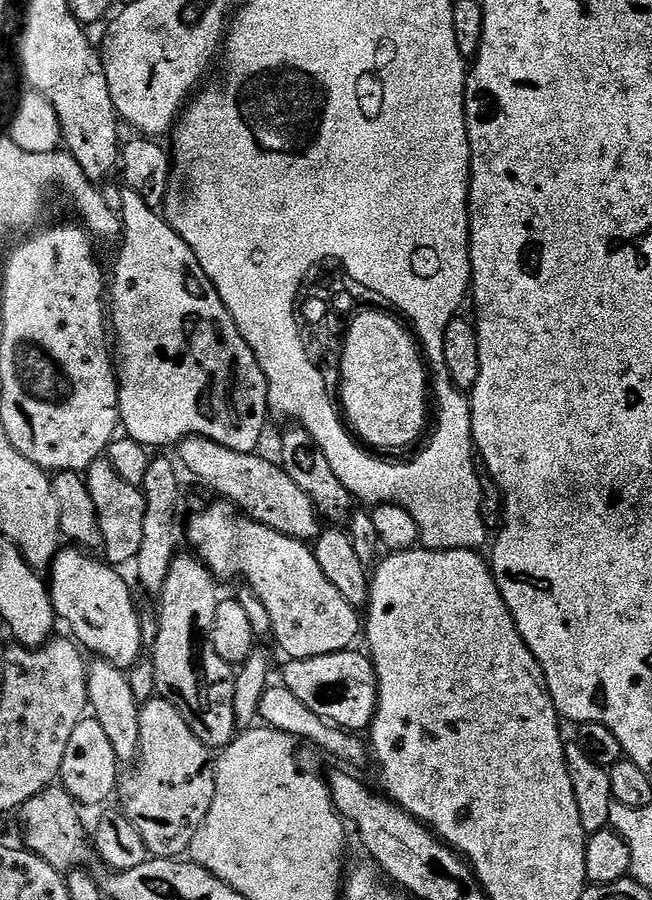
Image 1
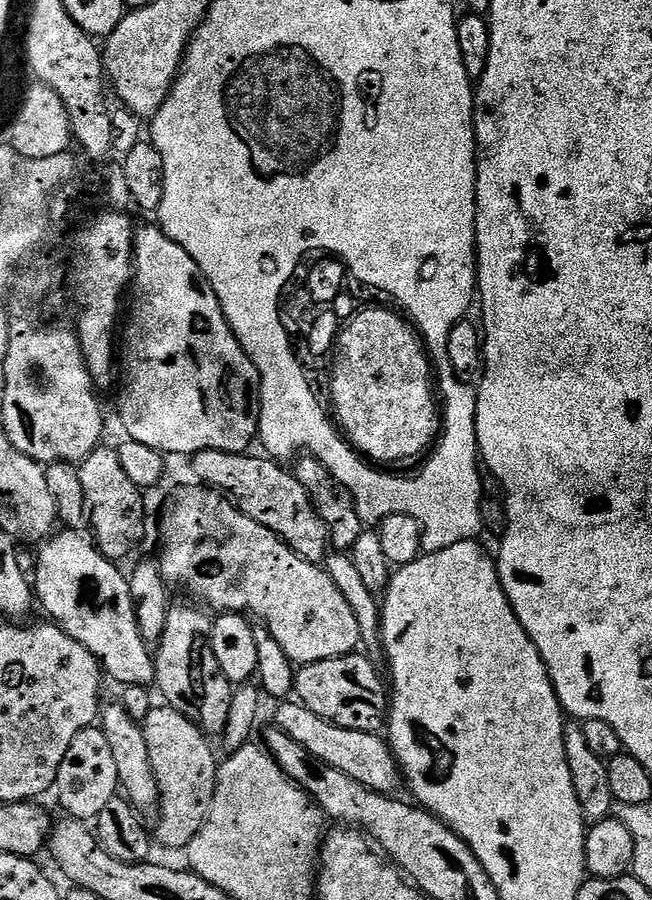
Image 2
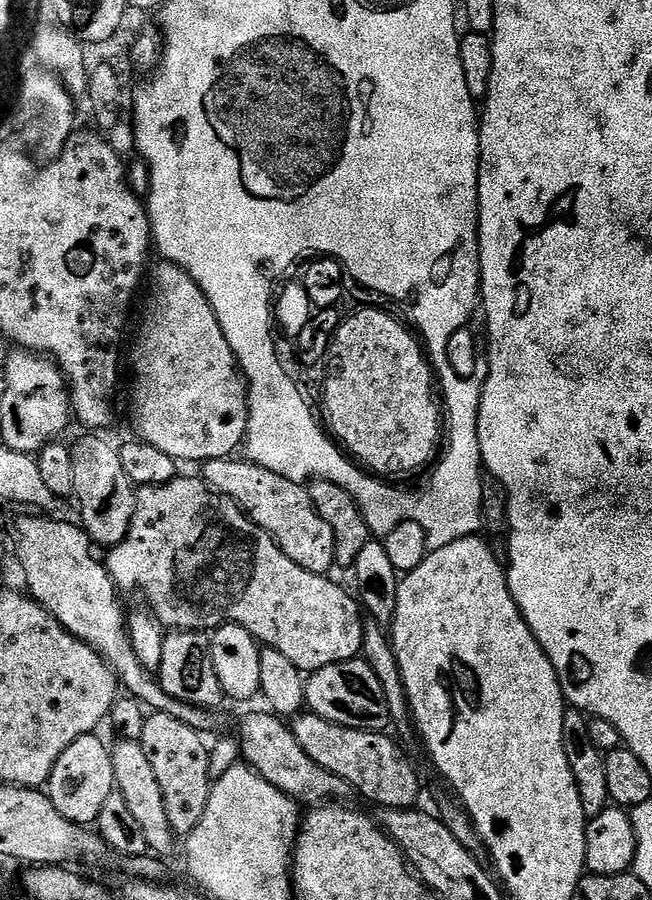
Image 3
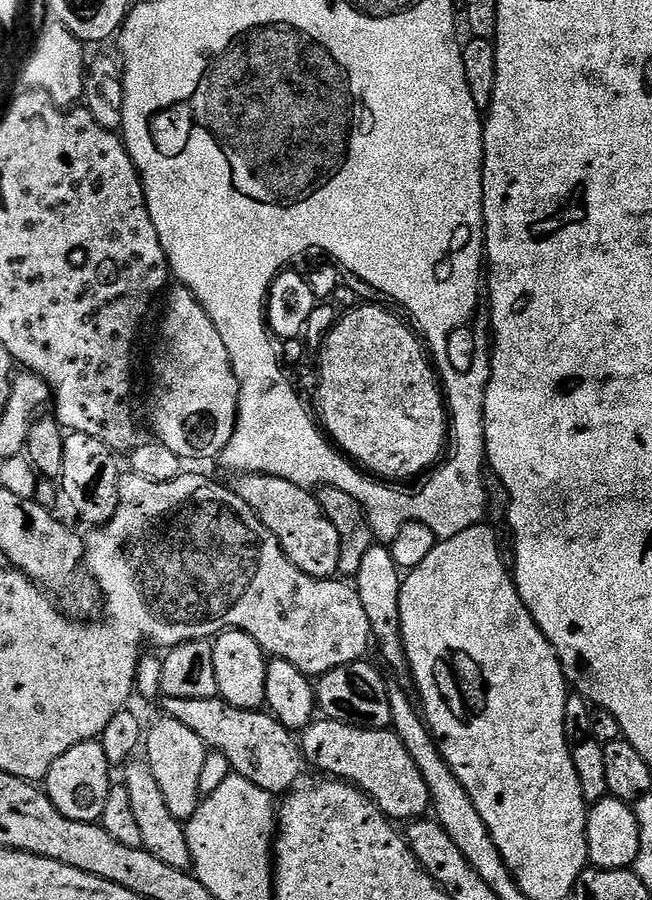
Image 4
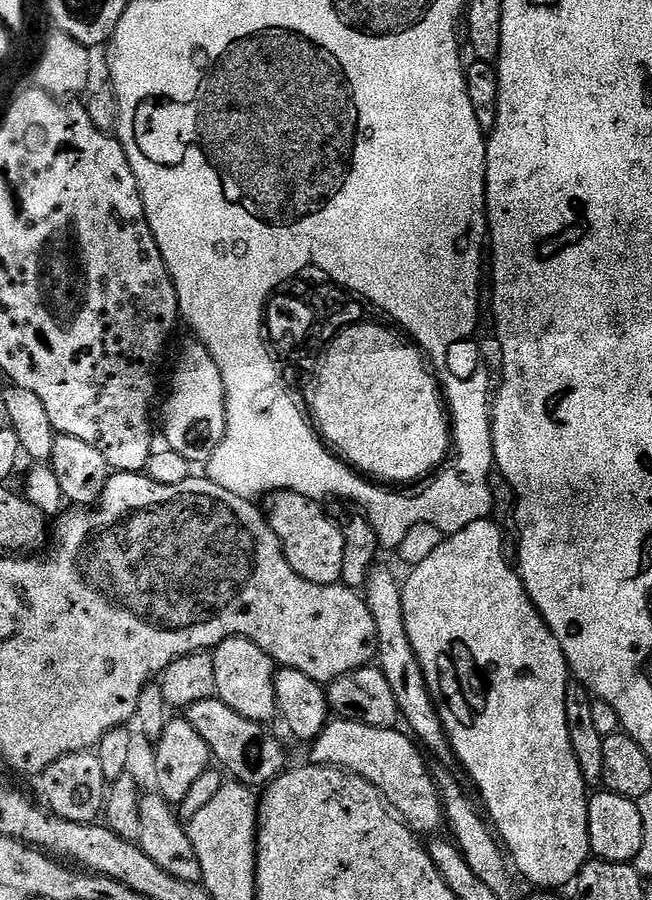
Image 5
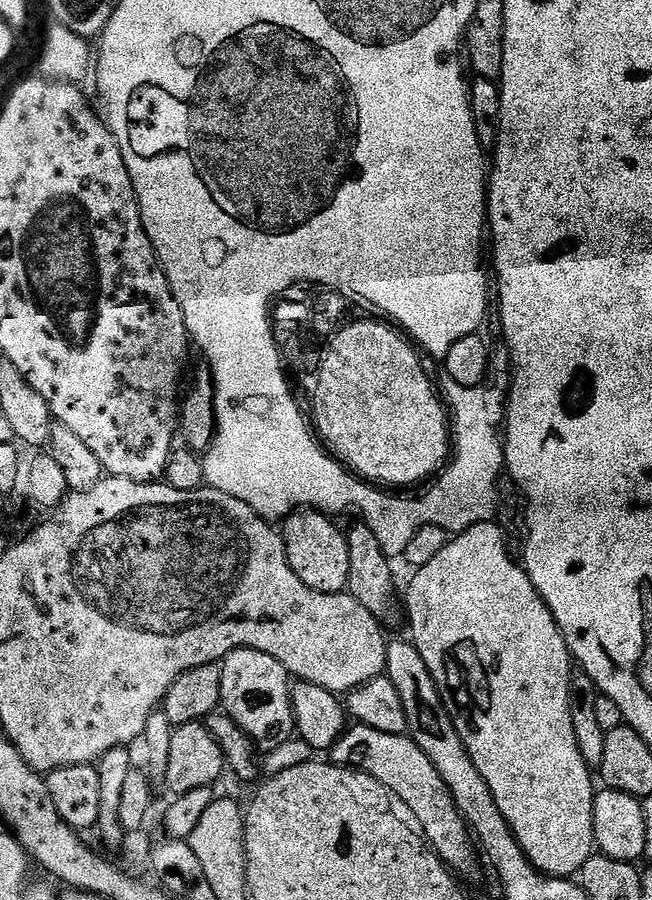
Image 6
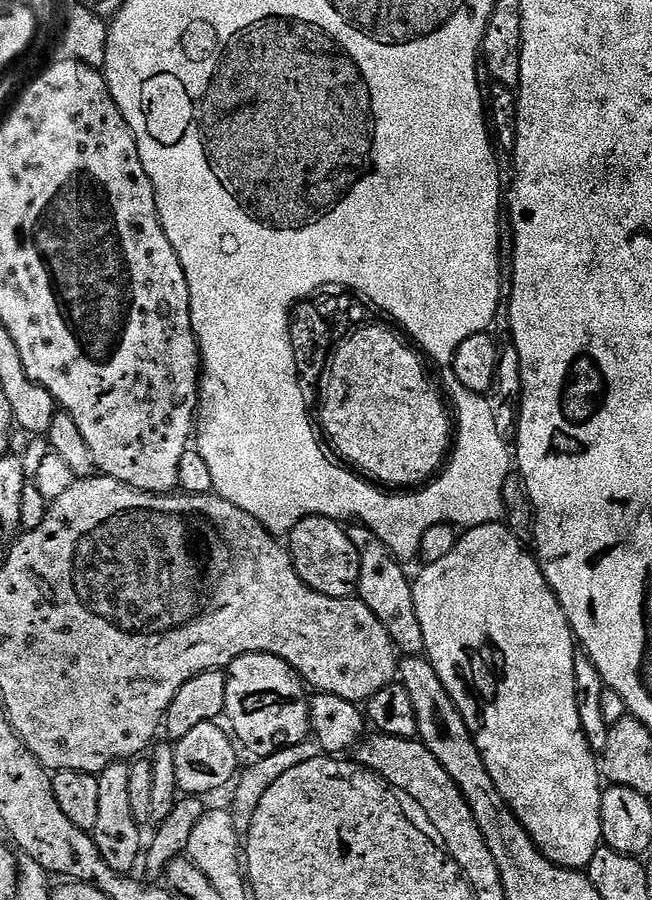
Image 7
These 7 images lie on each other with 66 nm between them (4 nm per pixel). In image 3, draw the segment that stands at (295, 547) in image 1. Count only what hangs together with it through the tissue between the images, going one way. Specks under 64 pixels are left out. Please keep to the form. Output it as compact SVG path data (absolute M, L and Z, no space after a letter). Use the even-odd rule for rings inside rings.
M181 475L179 478L172 479L166 484L160 484L156 487L141 487L136 494L136 509L130 530L122 543L117 544L115 548L107 553L106 567L116 583L117 589L121 593L141 592L148 601L147 607L151 609L153 615L160 620L163 627L168 630L179 630L182 632L207 633L209 630L215 630L222 624L237 624L247 630L248 633L263 647L278 650L278 654L283 654L285 658L290 658L294 666L298 666L301 672L311 674L317 672L320 668L330 666L334 662L343 660L354 660L361 655L363 646L364 620L362 619L362 609L355 599L344 588L339 588L334 581L328 580L327 575L319 576L310 570L302 570L262 530L250 519L245 512L240 509L239 504L228 496L223 496L221 492L216 492L204 483L203 479L196 478L191 480L190 477Z

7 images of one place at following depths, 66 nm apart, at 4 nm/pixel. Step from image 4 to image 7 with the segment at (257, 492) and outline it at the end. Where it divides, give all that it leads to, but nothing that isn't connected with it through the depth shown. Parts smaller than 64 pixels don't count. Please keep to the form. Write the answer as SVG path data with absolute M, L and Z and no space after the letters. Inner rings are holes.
M305 515L304 519L299 520L292 527L292 531L287 533L288 548L286 544L287 555L292 557L292 568L296 571L302 583L307 588L313 588L322 596L335 596L337 598L347 597L348 591L353 591L356 577L358 575L358 557L356 547L352 545L352 540L348 537L347 531L339 528L332 520L327 520L324 516Z

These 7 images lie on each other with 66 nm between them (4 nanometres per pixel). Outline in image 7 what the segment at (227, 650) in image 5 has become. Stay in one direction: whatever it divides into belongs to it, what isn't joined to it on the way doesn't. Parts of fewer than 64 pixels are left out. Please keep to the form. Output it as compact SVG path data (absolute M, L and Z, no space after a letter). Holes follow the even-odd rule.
M247 652L231 660L224 677L223 715L228 716L229 725L227 724L227 727L230 729L235 743L243 751L245 748L250 754L249 757L252 758L269 756L282 748L299 745L300 739L303 736L307 737L310 732L308 705L304 692L306 693L305 685L298 679L291 666L283 664L276 656L261 652Z

